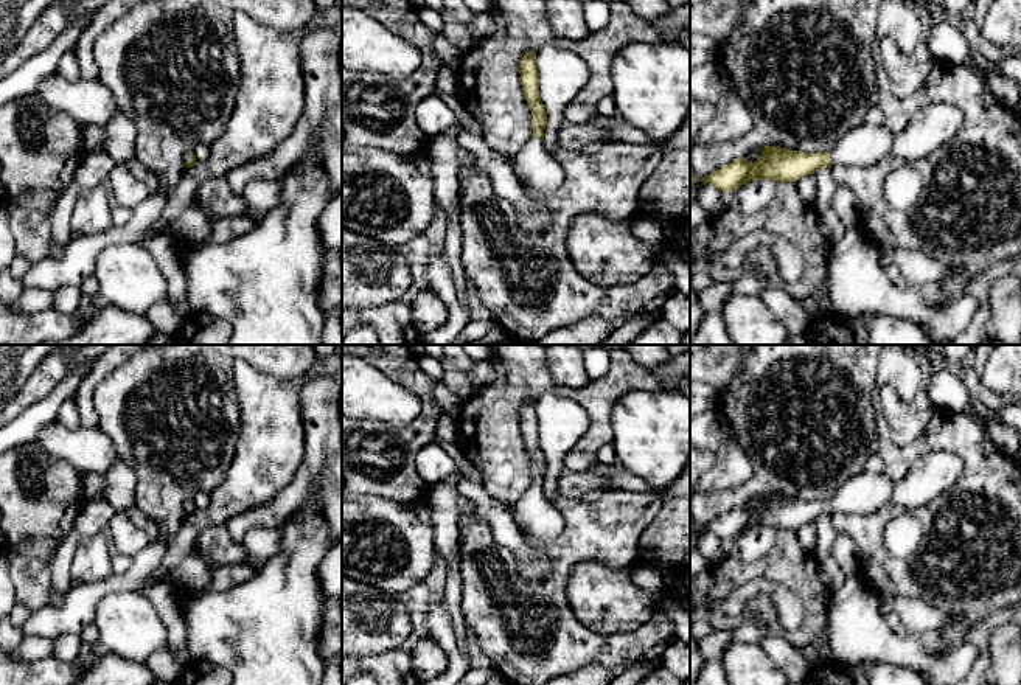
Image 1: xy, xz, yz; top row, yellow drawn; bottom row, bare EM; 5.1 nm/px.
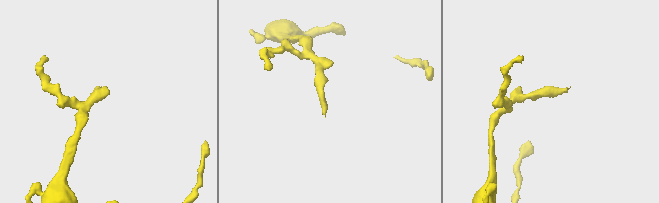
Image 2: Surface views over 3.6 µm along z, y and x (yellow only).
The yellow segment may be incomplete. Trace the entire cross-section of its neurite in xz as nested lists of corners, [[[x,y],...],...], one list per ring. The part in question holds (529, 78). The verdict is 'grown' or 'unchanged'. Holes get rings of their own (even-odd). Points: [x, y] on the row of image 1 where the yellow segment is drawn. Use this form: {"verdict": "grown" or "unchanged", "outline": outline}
{"verdict": "grown", "outline": [[[530,50],[519,64],[521,85],[533,115],[533,137],[519,152],[507,157],[507,163],[525,190],[536,199],[552,197],[564,182],[564,169],[544,144],[547,112],[539,96],[539,71],[536,68],[536,51]]]}

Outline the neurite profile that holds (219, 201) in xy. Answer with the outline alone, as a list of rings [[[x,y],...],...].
[[[225,176],[205,180],[197,190],[197,197],[205,205],[205,216],[235,217],[249,210],[244,199],[230,188]]]

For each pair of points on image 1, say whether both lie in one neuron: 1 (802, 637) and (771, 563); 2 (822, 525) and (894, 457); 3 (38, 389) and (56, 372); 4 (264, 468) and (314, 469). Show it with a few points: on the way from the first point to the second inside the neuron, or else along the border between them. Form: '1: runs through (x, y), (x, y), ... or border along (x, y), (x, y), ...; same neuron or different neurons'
1: runs through (811, 617), (811, 595), (791, 575); same neuron
2: border along (830, 516), (838, 533); different neurons
3: runs through (42, 384), (52, 375); same neuron
4: border along (305, 434), (303, 460), (296, 476), (274, 496); different neurons

